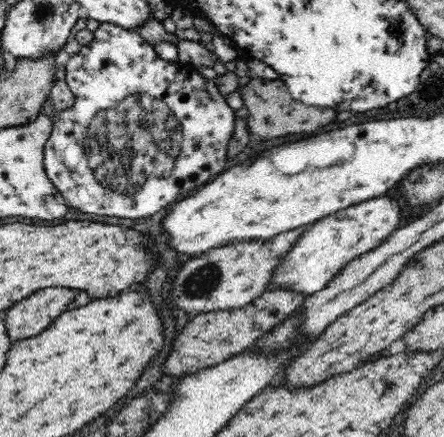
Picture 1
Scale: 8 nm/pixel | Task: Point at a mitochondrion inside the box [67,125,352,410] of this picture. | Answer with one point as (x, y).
(202, 281)

